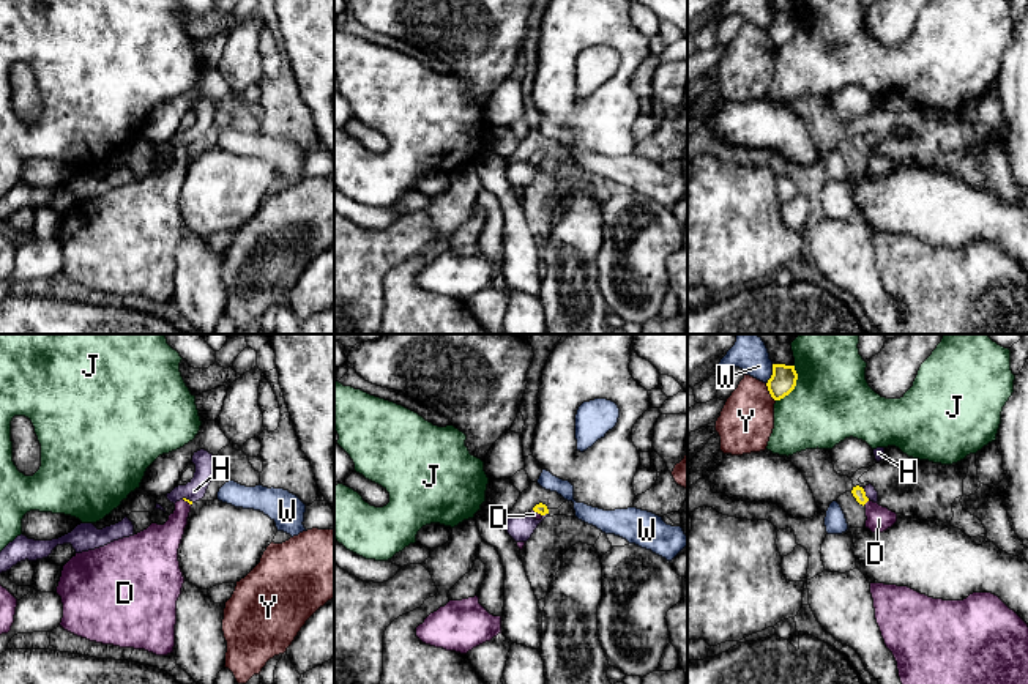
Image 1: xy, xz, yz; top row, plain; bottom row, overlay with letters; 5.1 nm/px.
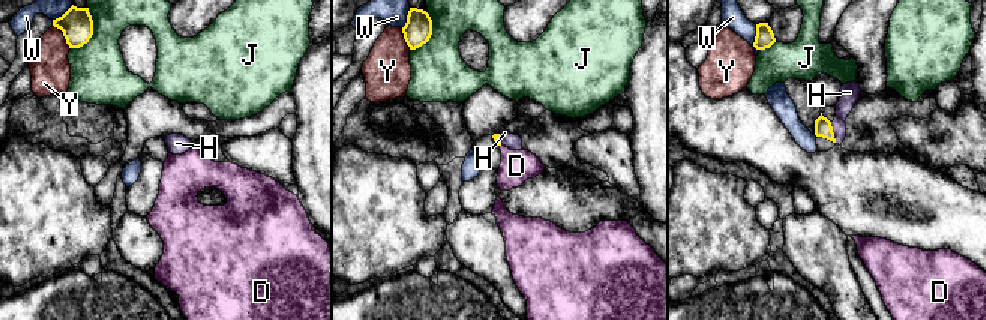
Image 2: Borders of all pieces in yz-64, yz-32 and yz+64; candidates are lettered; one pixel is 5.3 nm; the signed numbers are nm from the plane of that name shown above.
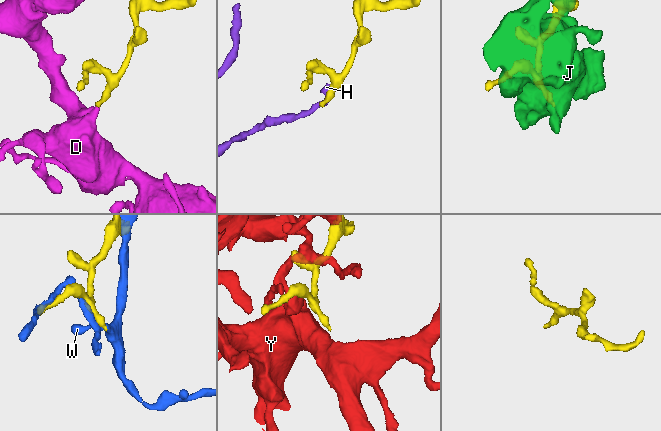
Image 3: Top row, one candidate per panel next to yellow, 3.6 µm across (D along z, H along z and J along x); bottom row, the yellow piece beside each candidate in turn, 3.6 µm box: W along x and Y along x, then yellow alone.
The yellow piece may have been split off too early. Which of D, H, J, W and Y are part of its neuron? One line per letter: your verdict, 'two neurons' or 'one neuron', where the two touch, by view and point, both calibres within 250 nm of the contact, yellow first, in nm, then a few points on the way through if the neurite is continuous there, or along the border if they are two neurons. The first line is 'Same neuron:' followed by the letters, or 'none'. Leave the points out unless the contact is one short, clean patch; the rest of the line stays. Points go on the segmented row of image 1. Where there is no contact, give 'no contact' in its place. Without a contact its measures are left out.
Same neuron: D
D: one neuron | yz (866, 501) | 70/130 nm | across yz (858, 492), (866, 501), (879, 519)
H: two neurons | yz (864, 494) | 70/60 nm | along yz (863, 489), (869, 498)
J: two neurons | yz (795, 385) | 140/400 nm
W: two neurons | yz (773, 374) | 140/180 nm
Y: two neurons | yz (770, 393) | 140/280 nm

